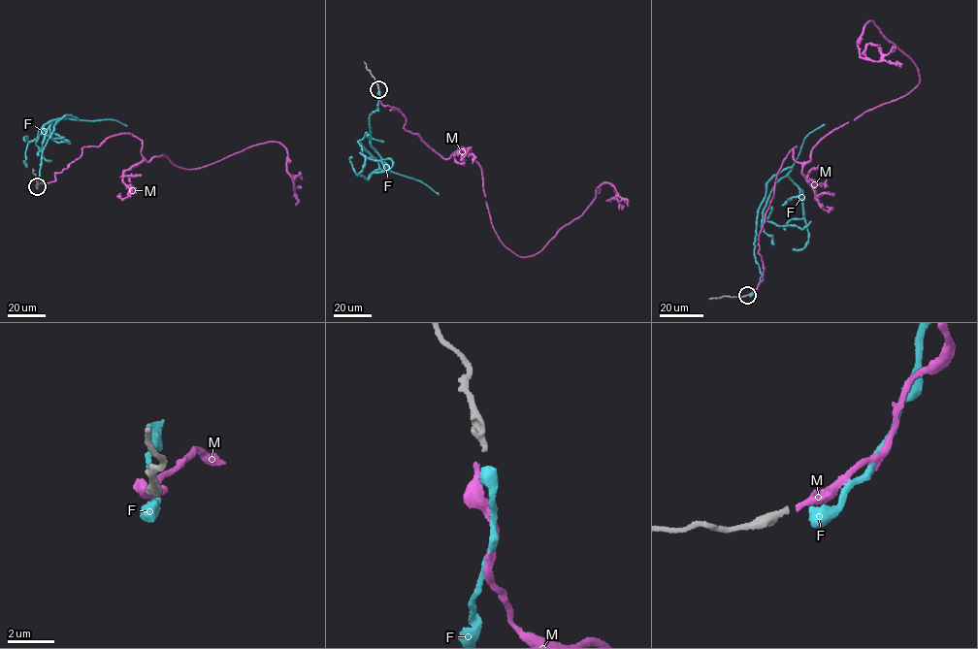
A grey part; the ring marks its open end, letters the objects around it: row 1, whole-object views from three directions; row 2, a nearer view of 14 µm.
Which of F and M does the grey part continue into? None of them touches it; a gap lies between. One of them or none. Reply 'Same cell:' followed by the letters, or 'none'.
Same cell: none

